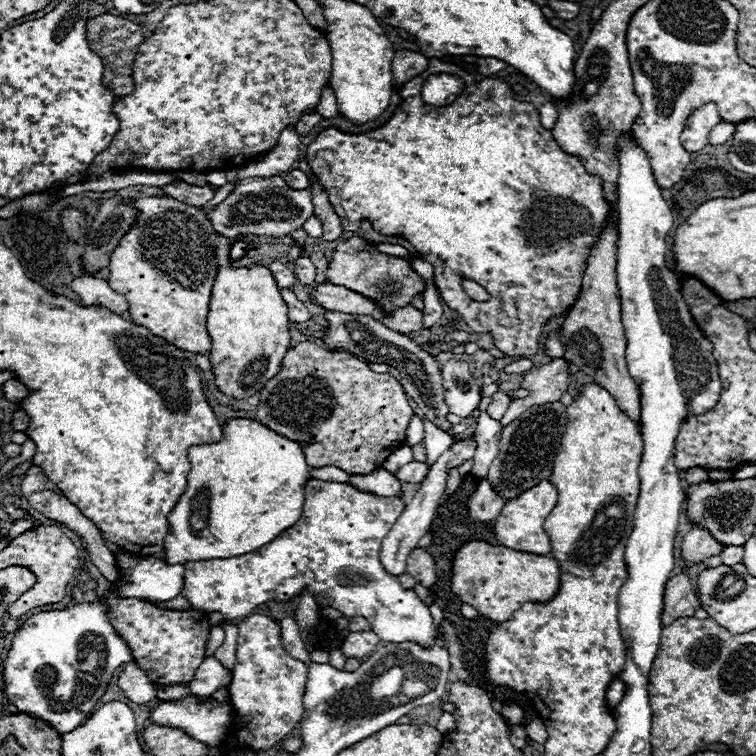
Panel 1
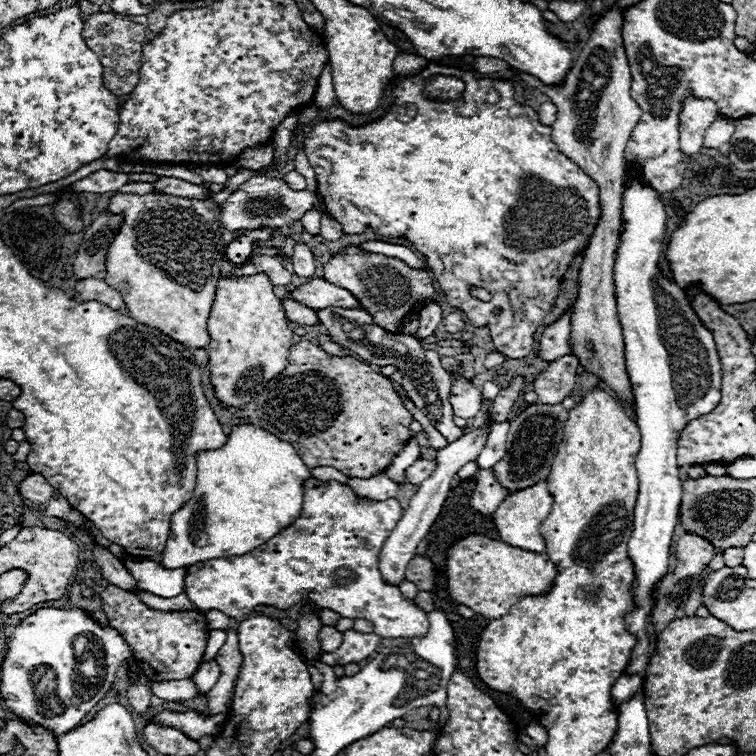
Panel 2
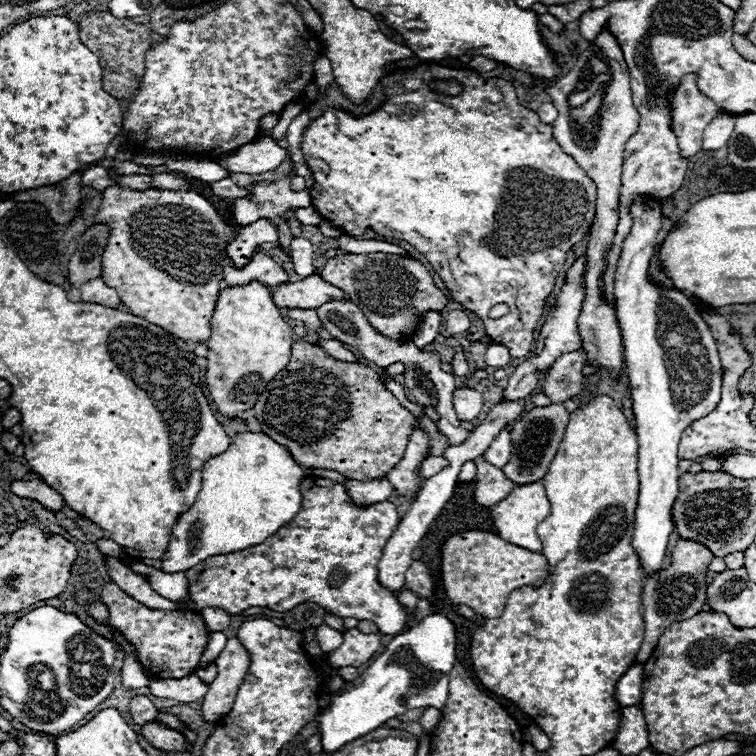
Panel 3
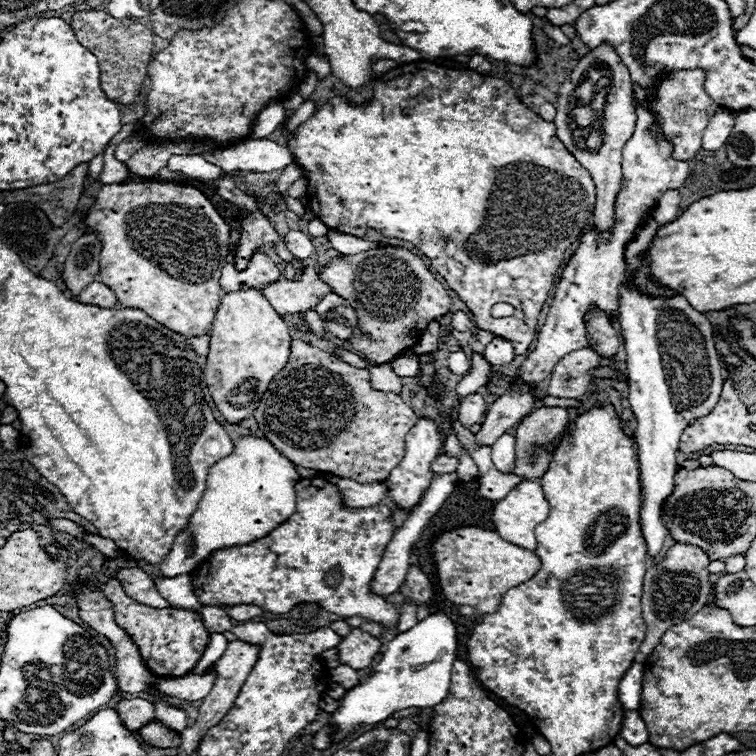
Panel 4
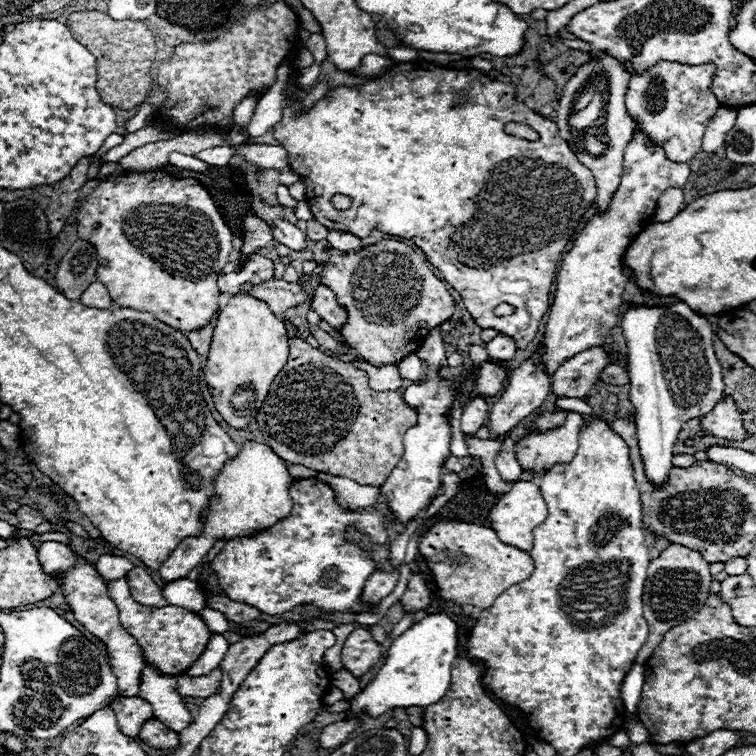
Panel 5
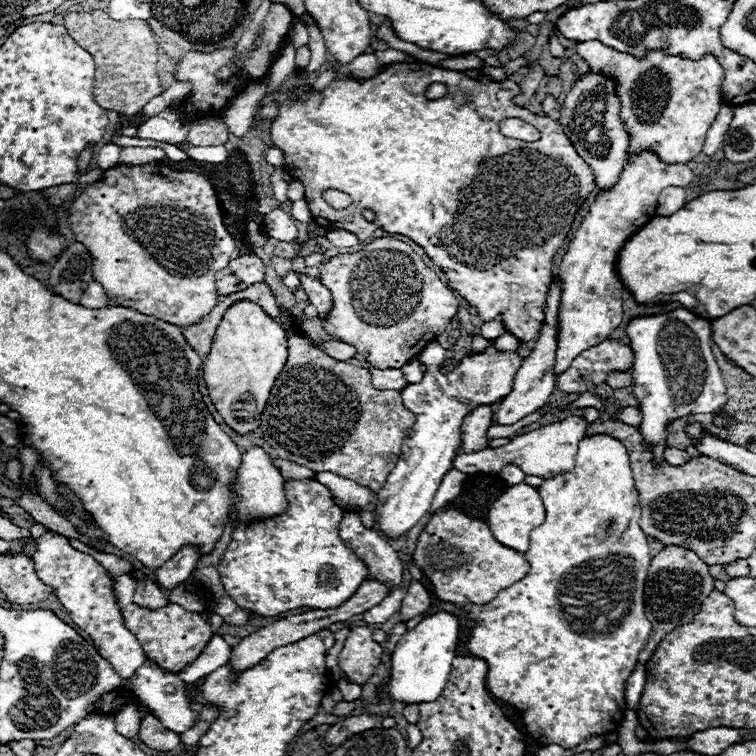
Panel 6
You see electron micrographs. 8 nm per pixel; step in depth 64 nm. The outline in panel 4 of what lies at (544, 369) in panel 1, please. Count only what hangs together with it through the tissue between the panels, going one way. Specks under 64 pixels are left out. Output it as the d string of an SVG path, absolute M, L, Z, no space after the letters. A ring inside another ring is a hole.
M574 350L558 360L558 364L552 370L550 384L548 384L548 396L554 398L578 398L590 390L592 382L592 368L600 366L600 356L590 350Z

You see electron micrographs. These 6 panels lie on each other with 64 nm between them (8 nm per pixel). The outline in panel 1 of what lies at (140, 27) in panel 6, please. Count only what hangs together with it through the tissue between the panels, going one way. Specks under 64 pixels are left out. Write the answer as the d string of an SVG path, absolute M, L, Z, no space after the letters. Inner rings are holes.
M100 14L88 20L88 42L90 48L106 62L104 70L104 86L114 94L114 96L126 96L134 90L134 80L132 80L132 66L138 54L138 46L144 42L144 32L138 24L112 16L112 14Z

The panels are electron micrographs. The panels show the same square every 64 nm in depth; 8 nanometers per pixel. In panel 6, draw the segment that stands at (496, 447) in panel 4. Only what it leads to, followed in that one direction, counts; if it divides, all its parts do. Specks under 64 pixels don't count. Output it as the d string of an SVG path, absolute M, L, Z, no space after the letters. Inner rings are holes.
M506 464L502 470L500 470L500 478L508 484L508 486L516 486L516 484L520 484L520 482L524 482L524 472L518 468L518 466L514 466L514 464Z

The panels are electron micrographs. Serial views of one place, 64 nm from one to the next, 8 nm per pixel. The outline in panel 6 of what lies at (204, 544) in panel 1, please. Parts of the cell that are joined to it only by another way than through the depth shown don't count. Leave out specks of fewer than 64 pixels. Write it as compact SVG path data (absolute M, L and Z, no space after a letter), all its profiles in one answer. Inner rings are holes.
M252 446L242 454L240 468L236 472L236 480L232 486L234 492L234 508L238 510L236 522L254 522L284 514L288 510L288 500L284 494L284 476L272 464L272 458L260 446ZM182 546L168 562L164 562L156 570L156 582L170 590L172 586L178 586L180 582L186 582L200 558L198 546Z

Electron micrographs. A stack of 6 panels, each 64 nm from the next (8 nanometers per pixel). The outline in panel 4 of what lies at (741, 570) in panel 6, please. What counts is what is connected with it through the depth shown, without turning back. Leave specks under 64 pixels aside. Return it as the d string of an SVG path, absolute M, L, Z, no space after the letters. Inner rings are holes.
M736 554L736 556L726 558L726 560L724 560L724 564L726 564L726 572L740 572L740 570L744 570L746 560L744 560L744 556L742 556L742 554Z

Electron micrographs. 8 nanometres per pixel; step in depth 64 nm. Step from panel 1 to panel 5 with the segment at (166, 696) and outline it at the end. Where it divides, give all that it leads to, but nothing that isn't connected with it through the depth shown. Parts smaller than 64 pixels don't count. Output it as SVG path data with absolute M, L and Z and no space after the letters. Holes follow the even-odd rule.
M212 670L210 674L200 678L190 678L186 674L180 674L177 676L177 691L183 697L207 698L218 690L220 678L222 678L220 670Z

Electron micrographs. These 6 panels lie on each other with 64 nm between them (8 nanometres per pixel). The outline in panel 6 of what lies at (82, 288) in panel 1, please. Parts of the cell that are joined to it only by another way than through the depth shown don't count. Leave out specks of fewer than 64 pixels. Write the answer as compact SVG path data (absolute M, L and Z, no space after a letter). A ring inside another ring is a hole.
M92 280L88 284L88 288L82 292L80 304L86 306L86 308L106 308L108 306L108 296L106 296L102 284L96 282L96 280Z

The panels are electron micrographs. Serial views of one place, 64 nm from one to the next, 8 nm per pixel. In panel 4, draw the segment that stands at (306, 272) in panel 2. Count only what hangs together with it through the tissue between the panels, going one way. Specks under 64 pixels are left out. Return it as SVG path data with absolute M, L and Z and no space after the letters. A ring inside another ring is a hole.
M290 230L284 238L288 250L294 254L294 258L300 262L300 268L298 272L302 274L306 270L306 266L302 264L306 258L310 258L314 254L314 244L310 242L310 238L304 234L304 232L296 232L296 230Z

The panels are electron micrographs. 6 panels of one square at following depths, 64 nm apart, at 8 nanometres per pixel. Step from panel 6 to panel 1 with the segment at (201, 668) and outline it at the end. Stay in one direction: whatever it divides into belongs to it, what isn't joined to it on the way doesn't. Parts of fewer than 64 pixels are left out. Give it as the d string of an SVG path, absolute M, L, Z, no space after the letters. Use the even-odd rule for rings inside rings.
M212 626L210 630L210 640L208 640L208 646L206 646L206 654L212 656L224 642L224 630L218 628L218 626Z

